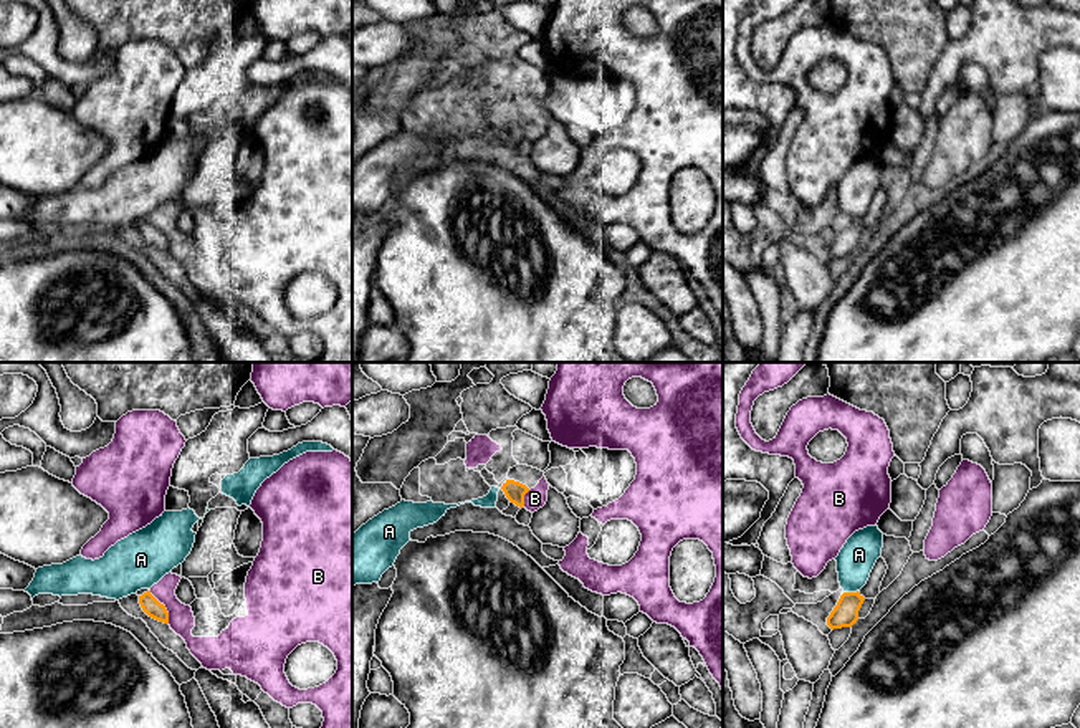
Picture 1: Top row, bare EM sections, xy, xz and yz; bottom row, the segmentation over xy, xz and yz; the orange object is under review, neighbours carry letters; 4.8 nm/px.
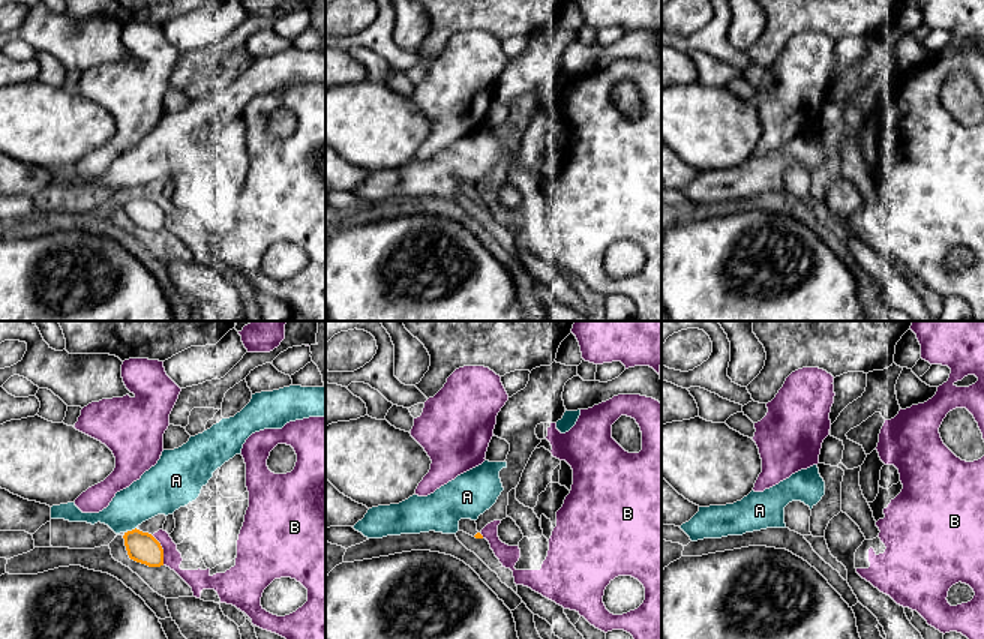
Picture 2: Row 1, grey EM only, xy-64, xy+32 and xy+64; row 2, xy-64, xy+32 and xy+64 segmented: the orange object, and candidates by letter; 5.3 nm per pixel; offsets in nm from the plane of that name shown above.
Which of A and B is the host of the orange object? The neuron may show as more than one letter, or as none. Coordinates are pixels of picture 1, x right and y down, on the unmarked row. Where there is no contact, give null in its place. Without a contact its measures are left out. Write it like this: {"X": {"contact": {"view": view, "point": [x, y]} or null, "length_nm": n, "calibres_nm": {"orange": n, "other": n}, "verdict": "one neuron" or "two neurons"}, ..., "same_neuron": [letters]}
{"A": {"contact": {"view": "yz", "point": [850, 222]}, "length_nm": 70, "calibres_nm": {"orange": 120, "other": 180}, "verdict": "two neurons"}, "B": {"contact": {"view": "xy", "point": [164, 235]}, "length_nm": 190, "calibres_nm": {"orange": 90, "other": 130}, "verdict": "two neurons"}, "same_neuron": []}

